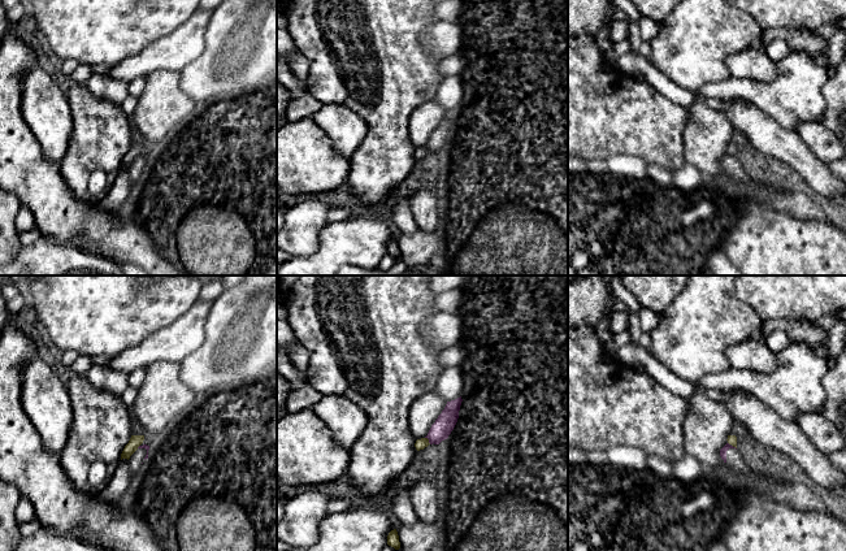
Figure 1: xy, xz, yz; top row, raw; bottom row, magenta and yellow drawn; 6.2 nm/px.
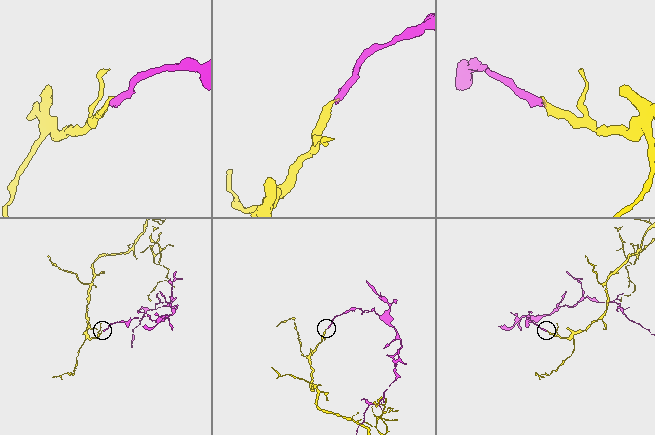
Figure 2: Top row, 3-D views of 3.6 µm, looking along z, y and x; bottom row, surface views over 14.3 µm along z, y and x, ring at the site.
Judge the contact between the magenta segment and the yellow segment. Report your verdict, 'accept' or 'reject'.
reject

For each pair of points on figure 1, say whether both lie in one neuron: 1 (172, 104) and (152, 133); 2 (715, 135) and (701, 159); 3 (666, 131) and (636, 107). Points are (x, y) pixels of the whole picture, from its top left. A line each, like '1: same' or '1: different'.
1: same
2: same
3: same

